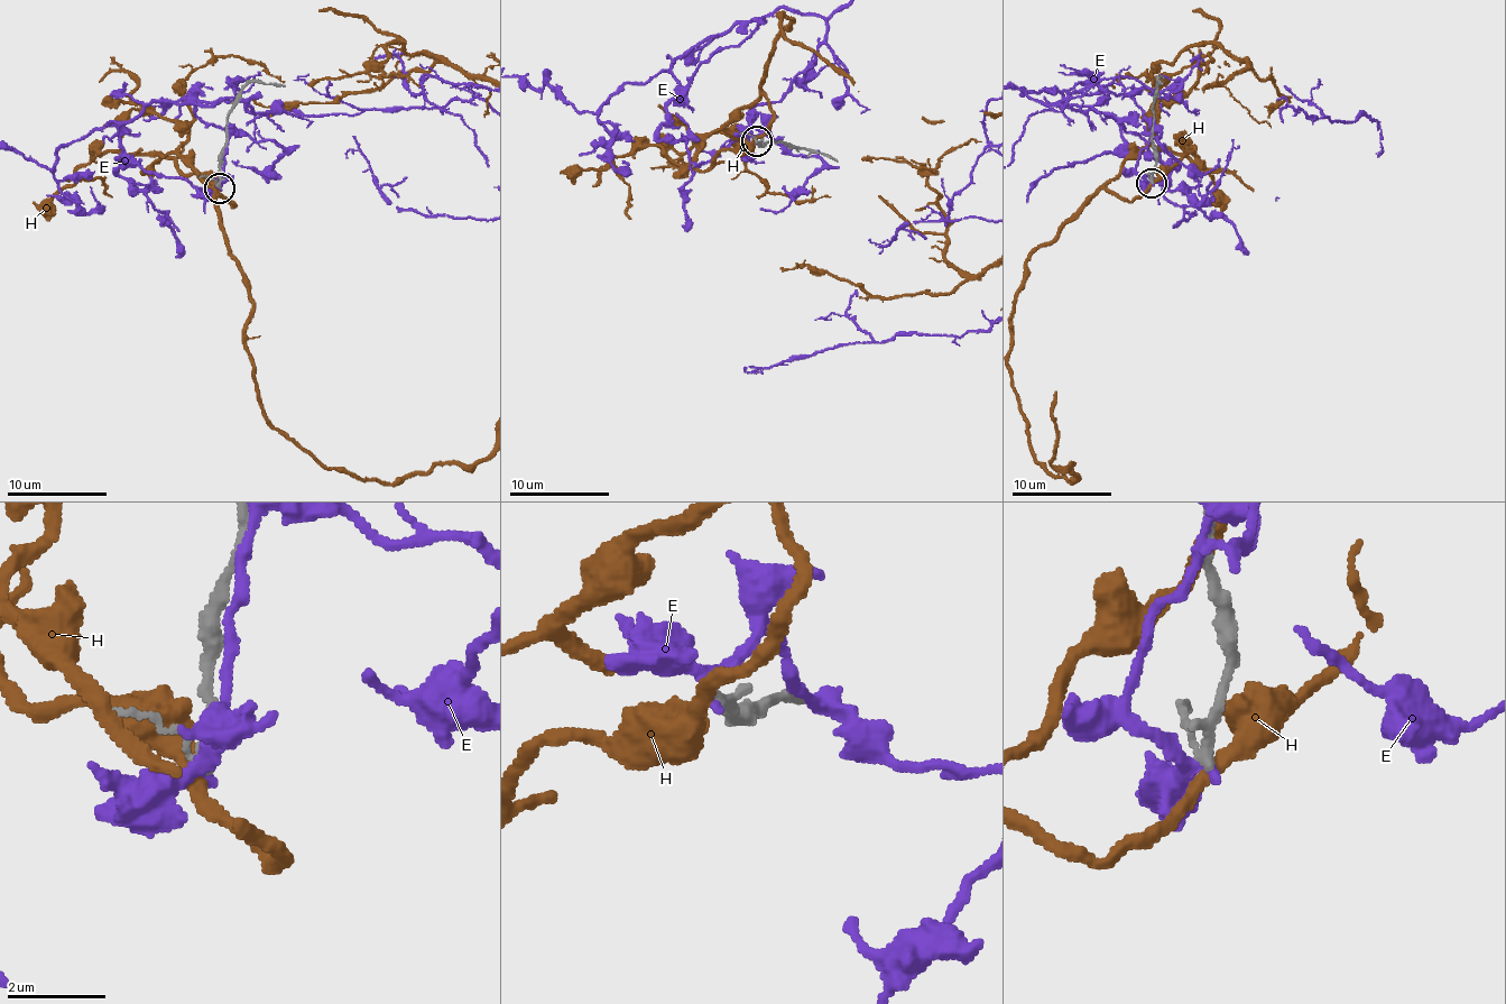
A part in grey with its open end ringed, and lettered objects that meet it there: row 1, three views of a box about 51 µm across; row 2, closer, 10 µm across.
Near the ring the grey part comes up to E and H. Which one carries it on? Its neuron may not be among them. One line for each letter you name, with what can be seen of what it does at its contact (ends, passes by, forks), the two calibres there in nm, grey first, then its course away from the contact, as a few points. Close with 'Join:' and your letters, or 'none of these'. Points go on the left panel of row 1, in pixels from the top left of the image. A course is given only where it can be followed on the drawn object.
Join: none of these

